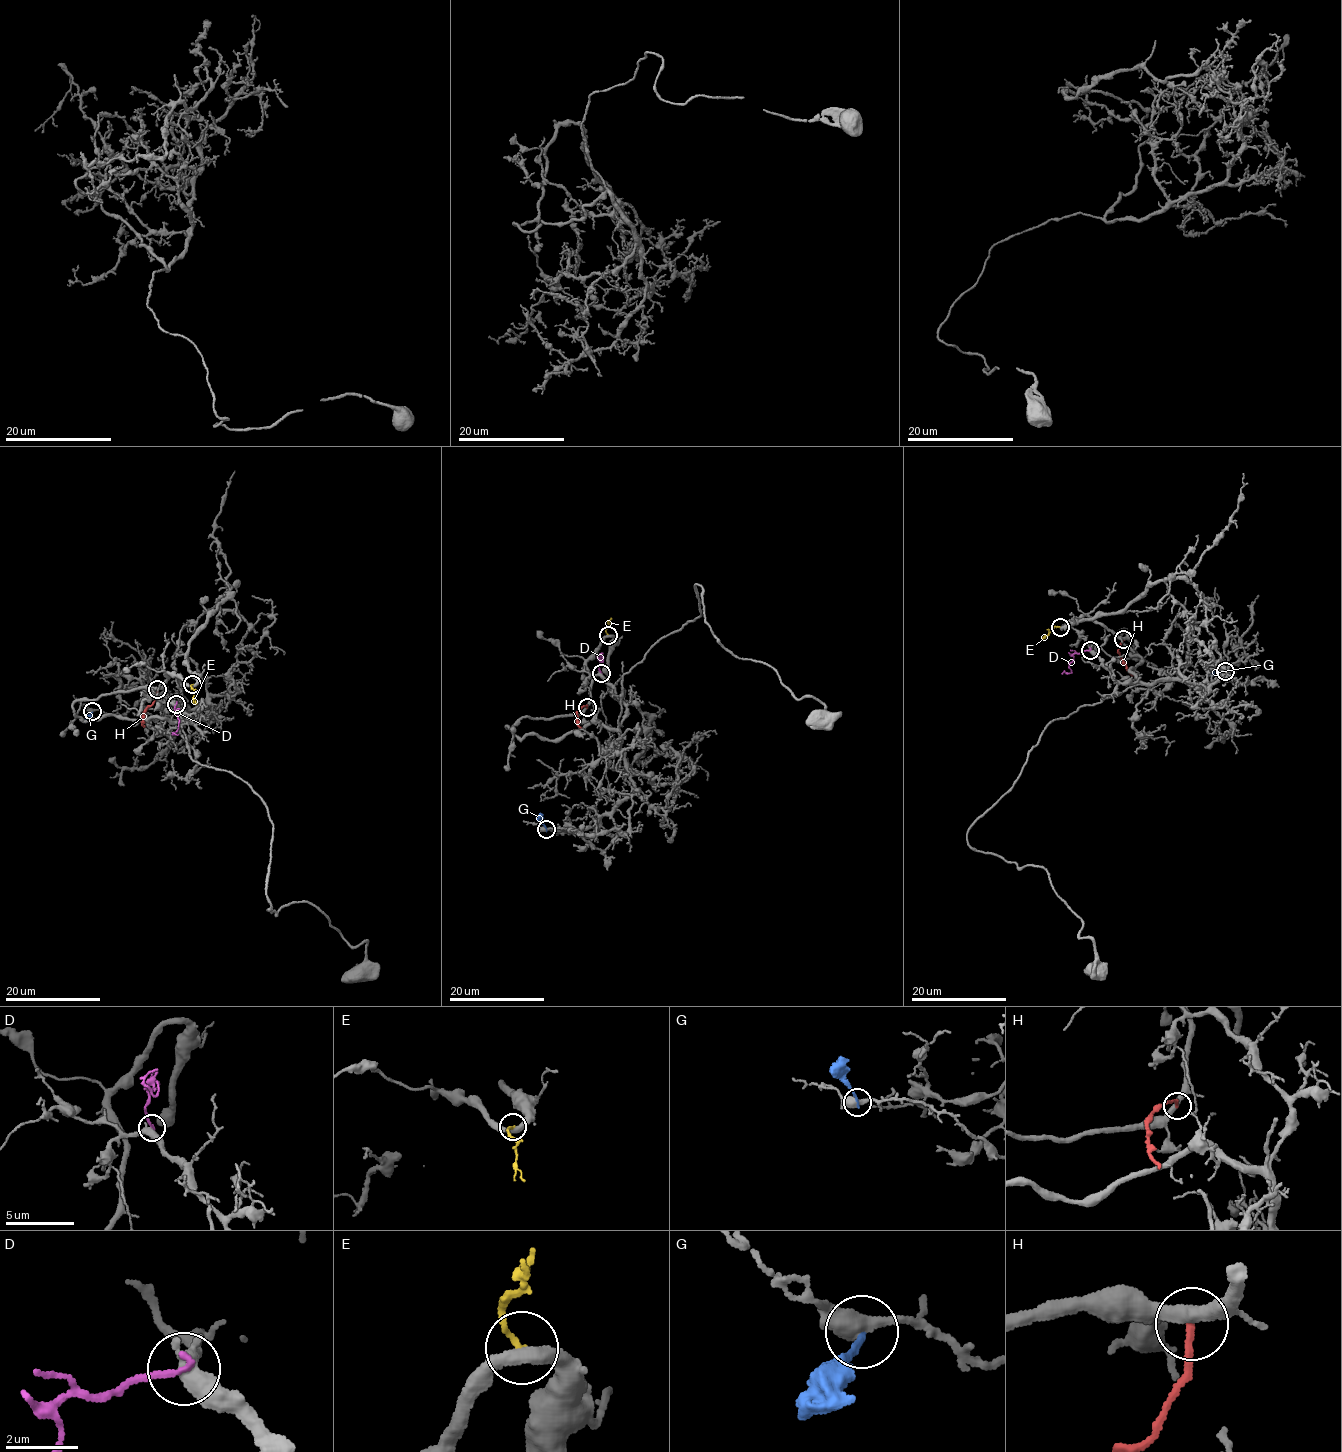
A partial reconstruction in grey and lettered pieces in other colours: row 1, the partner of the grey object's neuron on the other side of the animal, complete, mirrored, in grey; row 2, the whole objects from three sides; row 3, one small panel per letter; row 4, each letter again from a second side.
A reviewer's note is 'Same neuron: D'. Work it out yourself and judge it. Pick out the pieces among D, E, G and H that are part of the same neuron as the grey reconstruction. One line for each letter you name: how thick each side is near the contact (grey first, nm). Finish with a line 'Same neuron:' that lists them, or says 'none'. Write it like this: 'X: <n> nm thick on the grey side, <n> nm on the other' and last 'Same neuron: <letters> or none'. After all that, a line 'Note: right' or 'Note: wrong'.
D: 500 nm thick on the grey side, 200 nm on the other
Same neuron: D
Note: right

